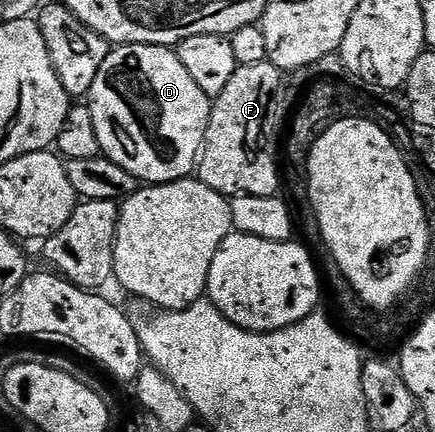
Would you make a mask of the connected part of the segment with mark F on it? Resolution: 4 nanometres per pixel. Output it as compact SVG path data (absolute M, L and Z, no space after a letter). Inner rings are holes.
M270 63L245 64L237 67L234 78L226 82L226 90L215 97L210 122L204 139L204 151L198 161L198 178L215 192L226 197L274 196L281 190L280 172L276 169L276 135L281 135L289 115L288 92L284 89L285 77L279 68Z

